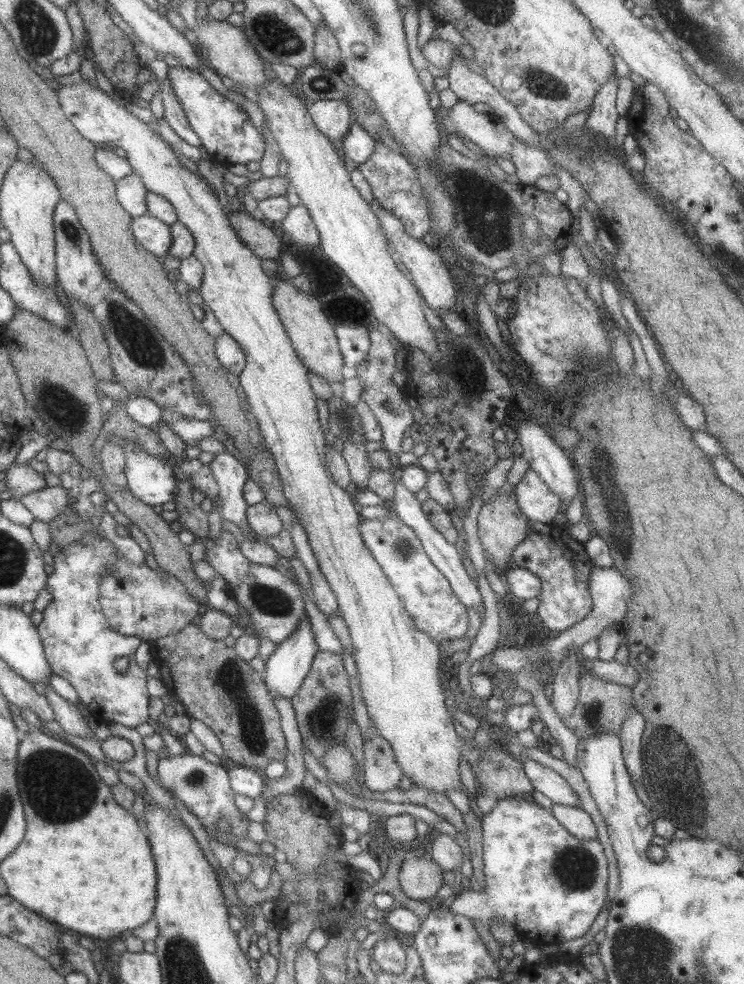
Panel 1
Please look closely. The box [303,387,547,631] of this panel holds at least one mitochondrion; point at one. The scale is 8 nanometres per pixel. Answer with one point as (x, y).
(402, 547)

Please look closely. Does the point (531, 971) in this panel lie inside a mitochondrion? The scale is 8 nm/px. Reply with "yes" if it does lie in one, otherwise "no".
no

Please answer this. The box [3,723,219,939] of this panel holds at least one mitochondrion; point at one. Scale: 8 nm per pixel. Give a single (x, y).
(60, 786)

